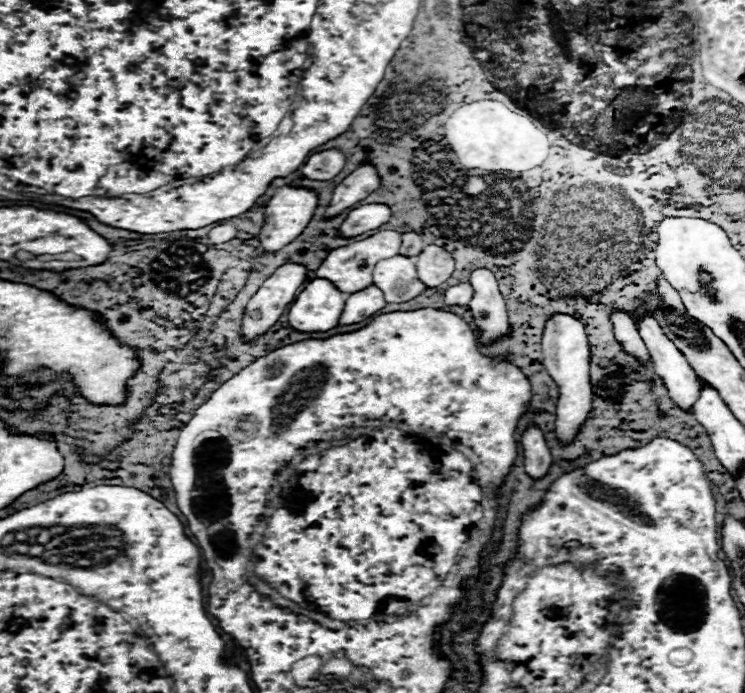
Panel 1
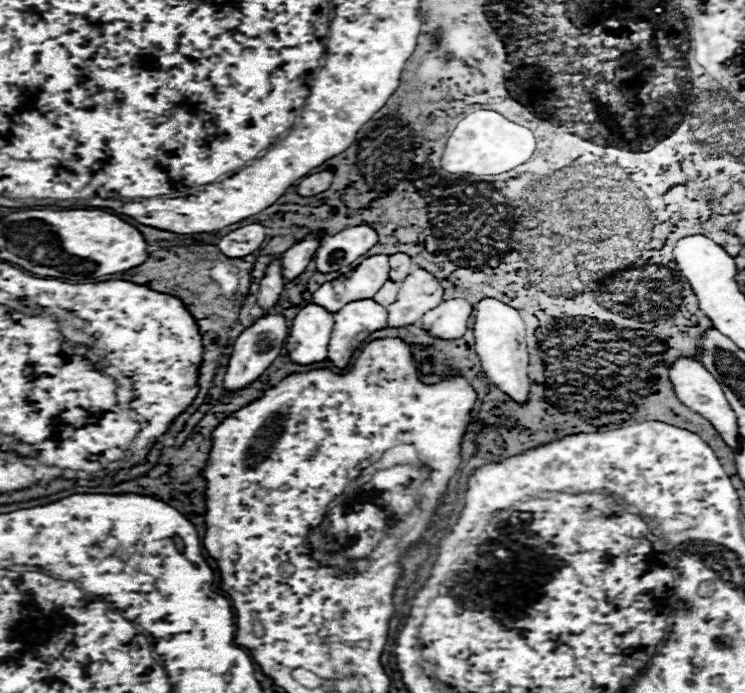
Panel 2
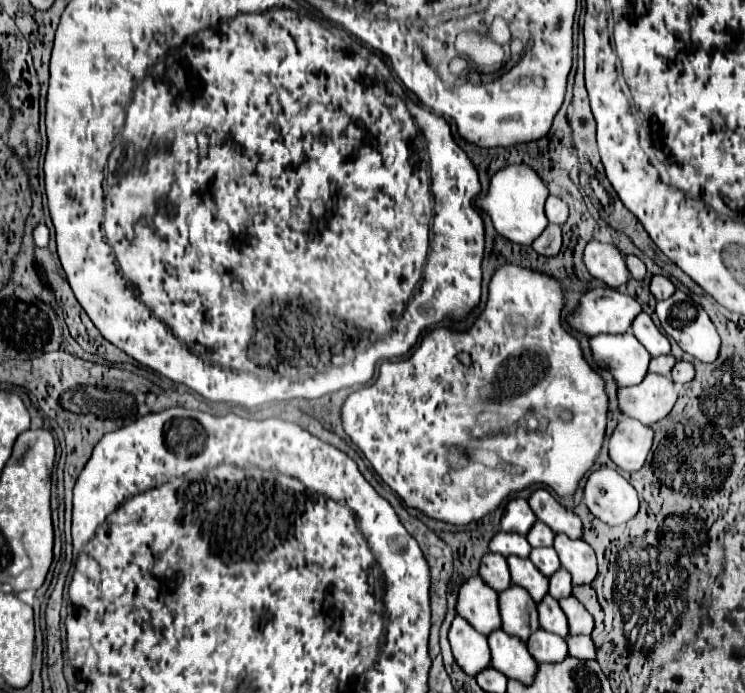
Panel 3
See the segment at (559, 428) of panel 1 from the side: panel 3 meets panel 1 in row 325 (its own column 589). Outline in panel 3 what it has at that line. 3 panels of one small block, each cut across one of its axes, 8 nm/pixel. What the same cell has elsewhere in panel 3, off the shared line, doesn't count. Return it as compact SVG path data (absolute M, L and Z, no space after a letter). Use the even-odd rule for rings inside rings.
M556 534L554 550L560 556L562 568L572 574L574 584L588 584L596 576L594 550L584 540L572 540L566 534Z

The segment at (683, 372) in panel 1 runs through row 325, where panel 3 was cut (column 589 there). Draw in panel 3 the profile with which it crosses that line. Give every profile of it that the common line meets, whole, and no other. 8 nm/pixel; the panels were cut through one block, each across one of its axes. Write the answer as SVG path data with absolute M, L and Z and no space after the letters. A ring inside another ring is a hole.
M570 634L570 636L566 636L566 644L568 644L568 654L570 656L582 658L582 660L596 658L594 644L592 644L590 636L586 636L586 634L576 634L576 636Z

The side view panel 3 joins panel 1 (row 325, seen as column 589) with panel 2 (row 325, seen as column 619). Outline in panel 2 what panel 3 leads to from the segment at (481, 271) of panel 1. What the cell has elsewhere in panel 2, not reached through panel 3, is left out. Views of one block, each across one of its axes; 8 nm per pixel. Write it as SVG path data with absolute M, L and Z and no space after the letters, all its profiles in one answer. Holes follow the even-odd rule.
M482 298L476 304L476 316L474 316L474 340L476 340L476 354L480 356L482 370L486 376L514 402L526 404L530 382L528 382L528 350L526 350L526 330L524 322L512 306L506 306L504 302L496 298Z

